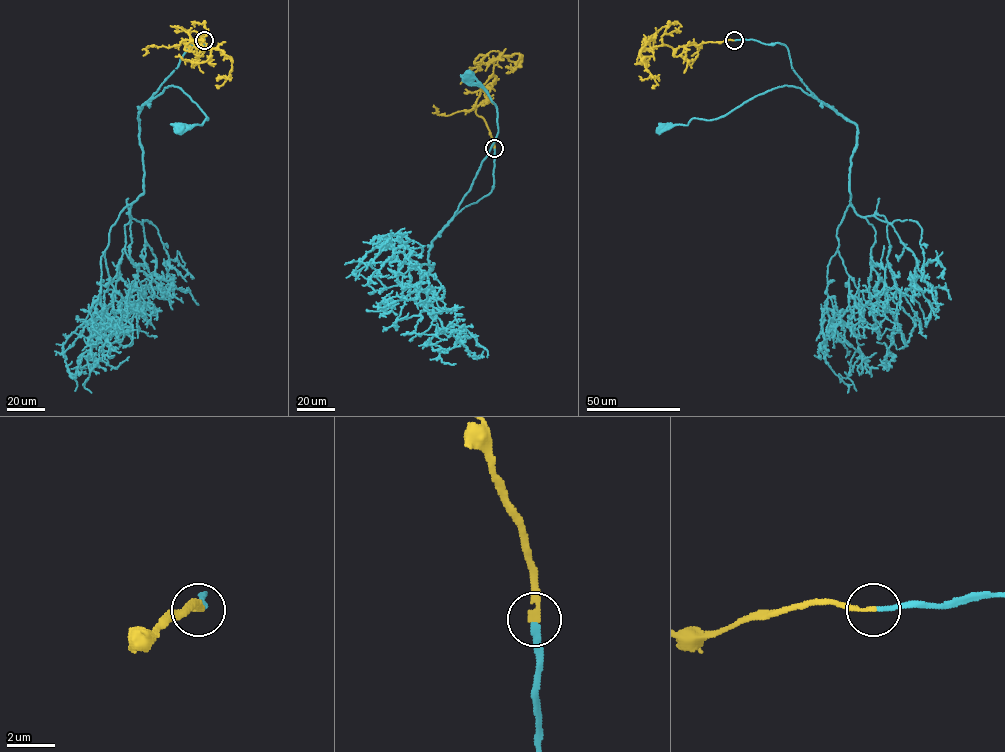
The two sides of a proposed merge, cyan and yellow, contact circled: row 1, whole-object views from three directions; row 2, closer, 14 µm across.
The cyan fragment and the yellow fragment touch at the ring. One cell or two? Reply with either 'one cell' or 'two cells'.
one cell

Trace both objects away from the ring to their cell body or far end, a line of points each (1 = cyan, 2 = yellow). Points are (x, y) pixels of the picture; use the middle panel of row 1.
1: (494, 148), (492, 191), (464, 208), (441, 231), (470, 189), (498, 131), (496, 106), (485, 88), (469, 75)
2: (494, 148), (476, 101), (493, 62), (522, 57), (513, 70), (507, 66)

